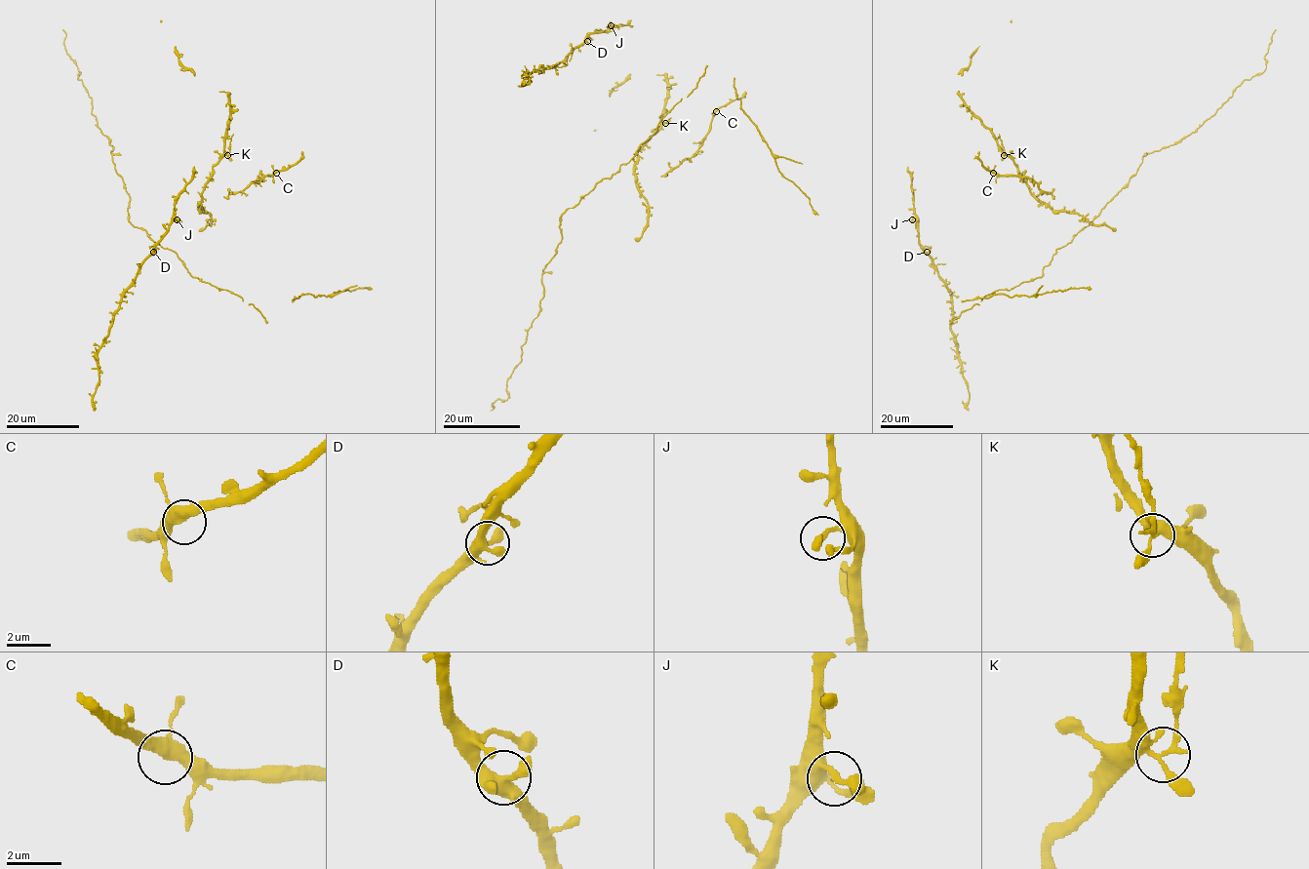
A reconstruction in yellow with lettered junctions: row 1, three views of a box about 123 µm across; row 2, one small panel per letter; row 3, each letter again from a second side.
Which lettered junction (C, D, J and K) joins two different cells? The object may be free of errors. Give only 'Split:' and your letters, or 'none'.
Split: K

